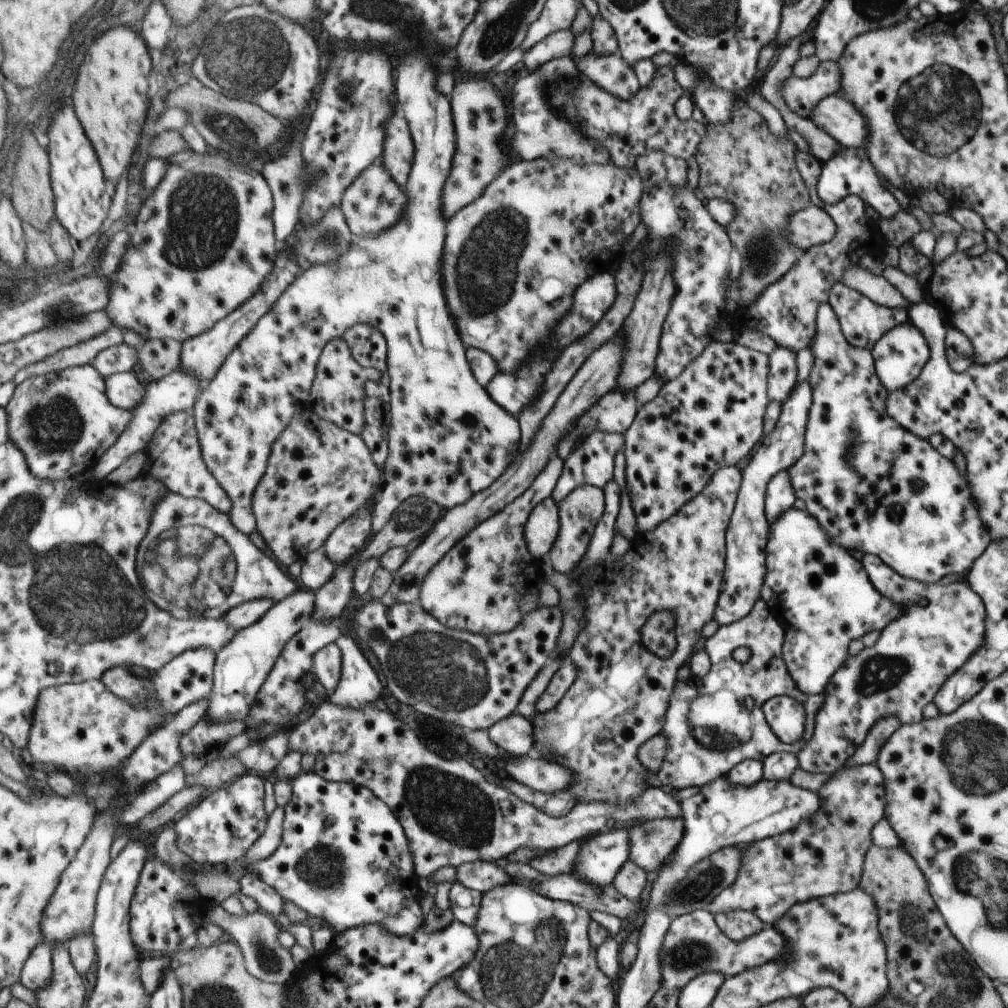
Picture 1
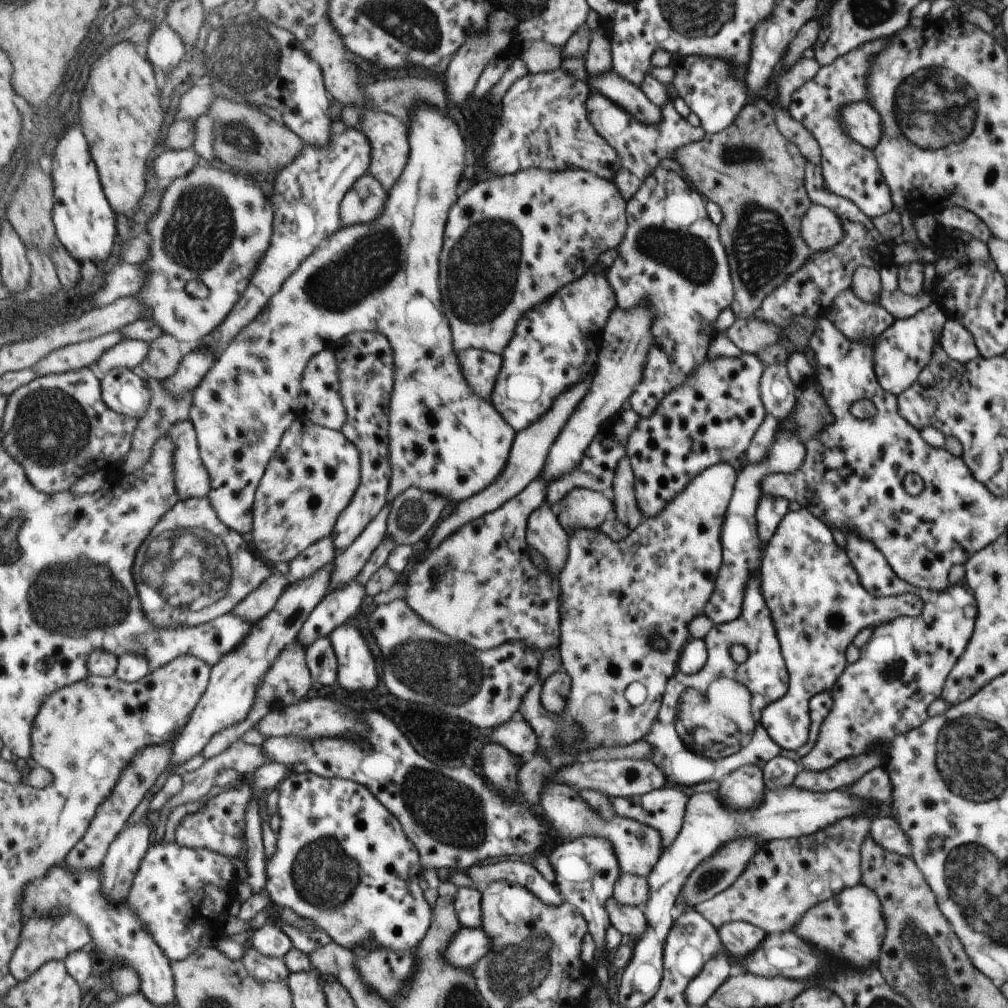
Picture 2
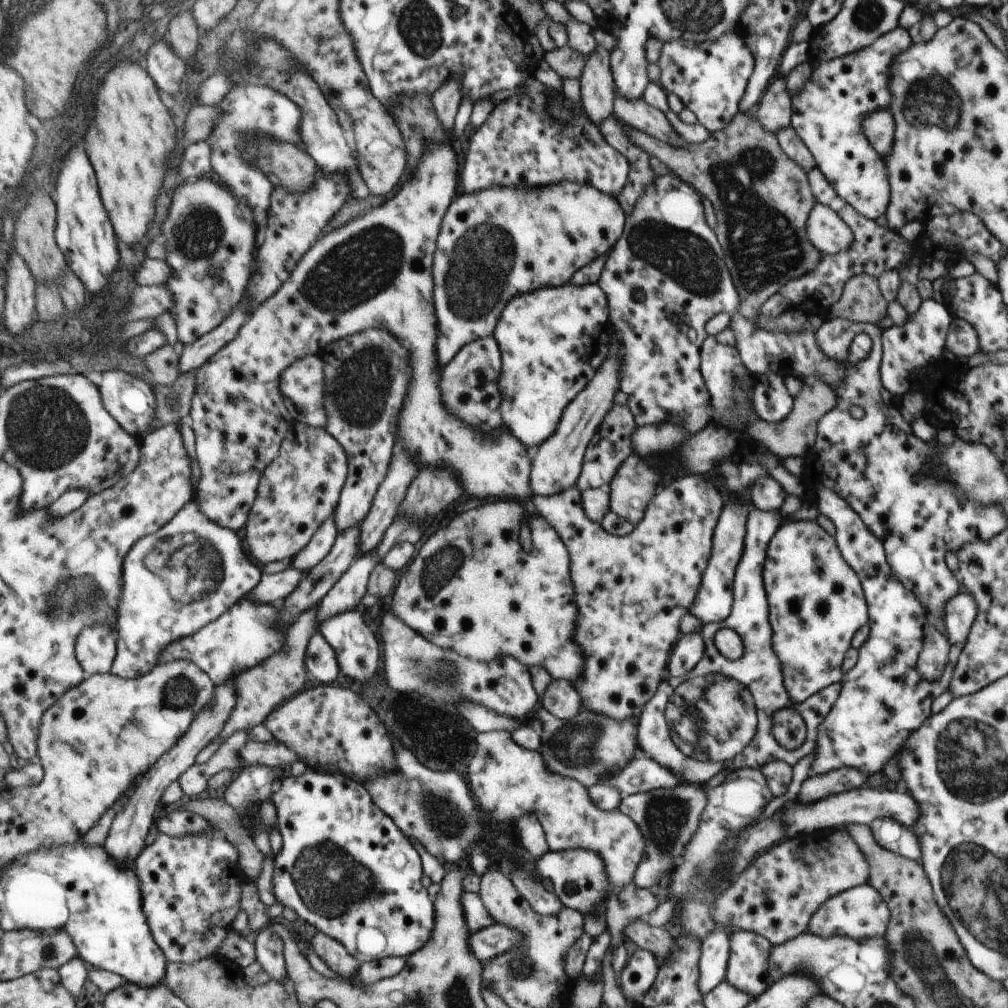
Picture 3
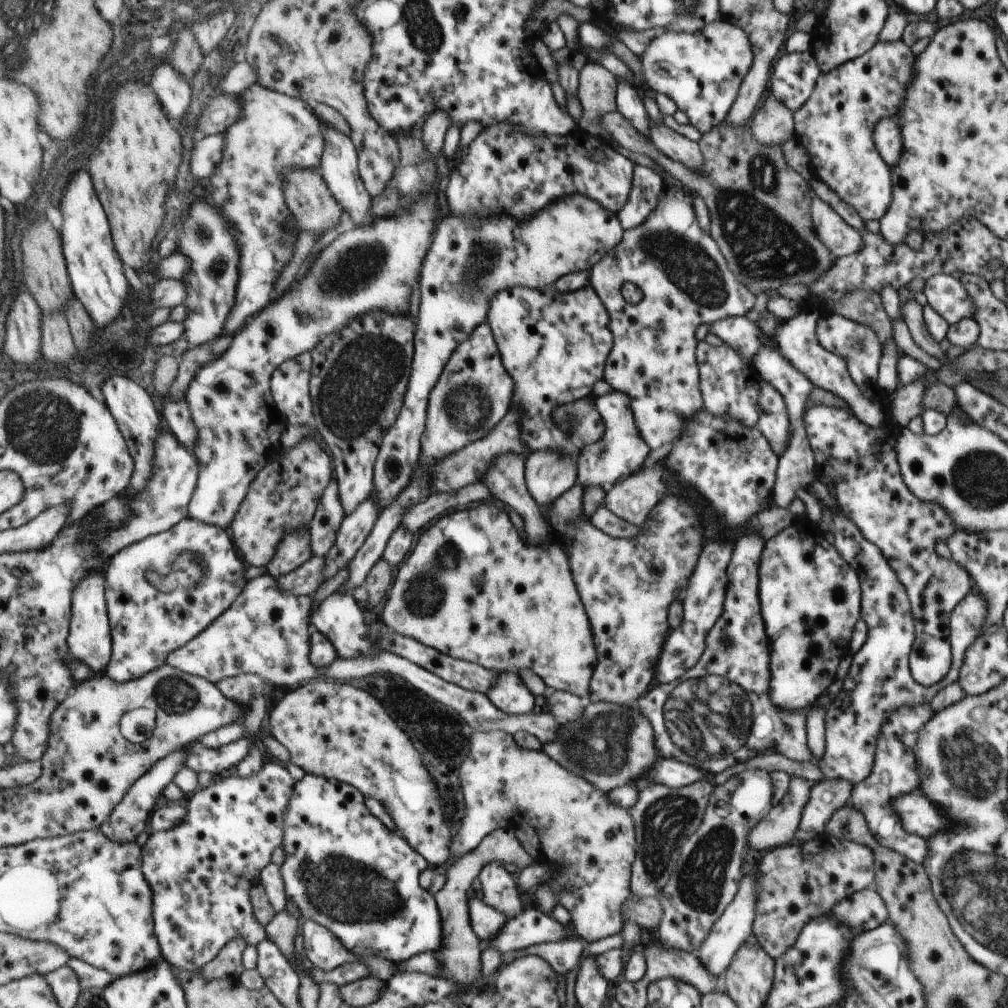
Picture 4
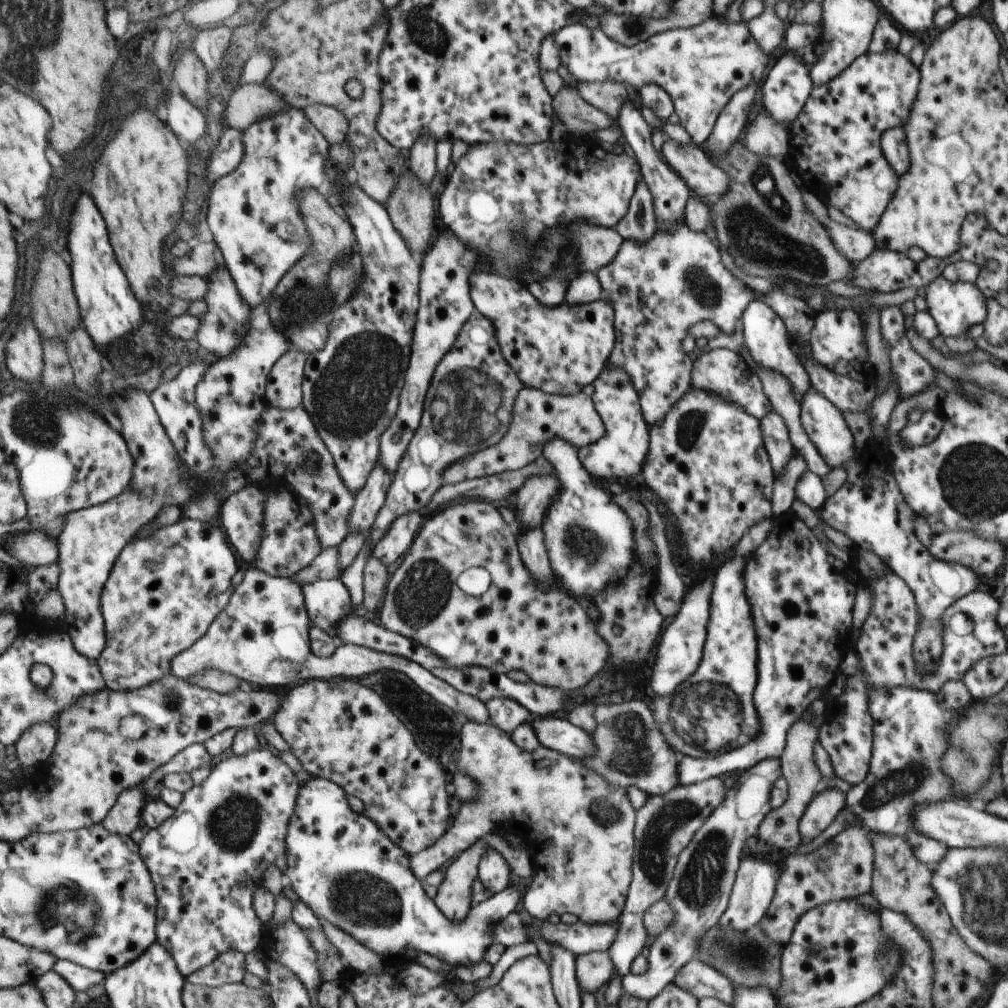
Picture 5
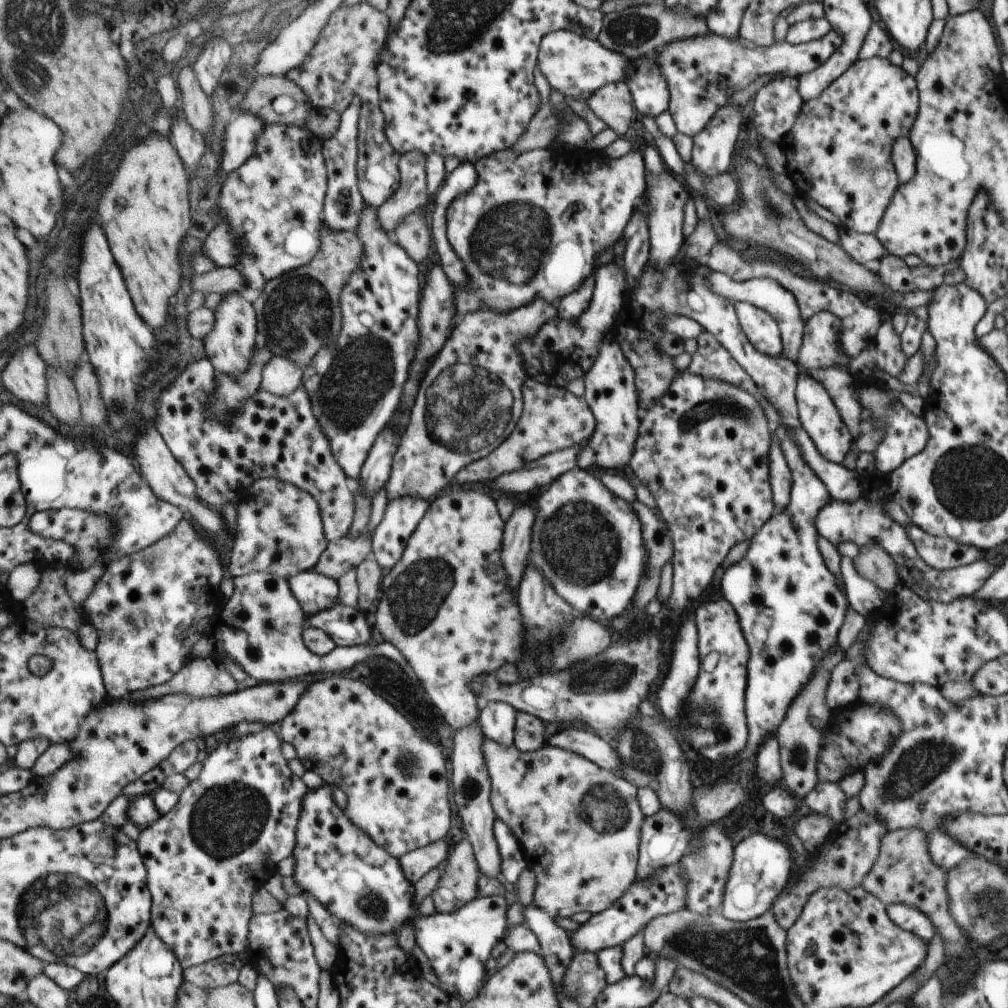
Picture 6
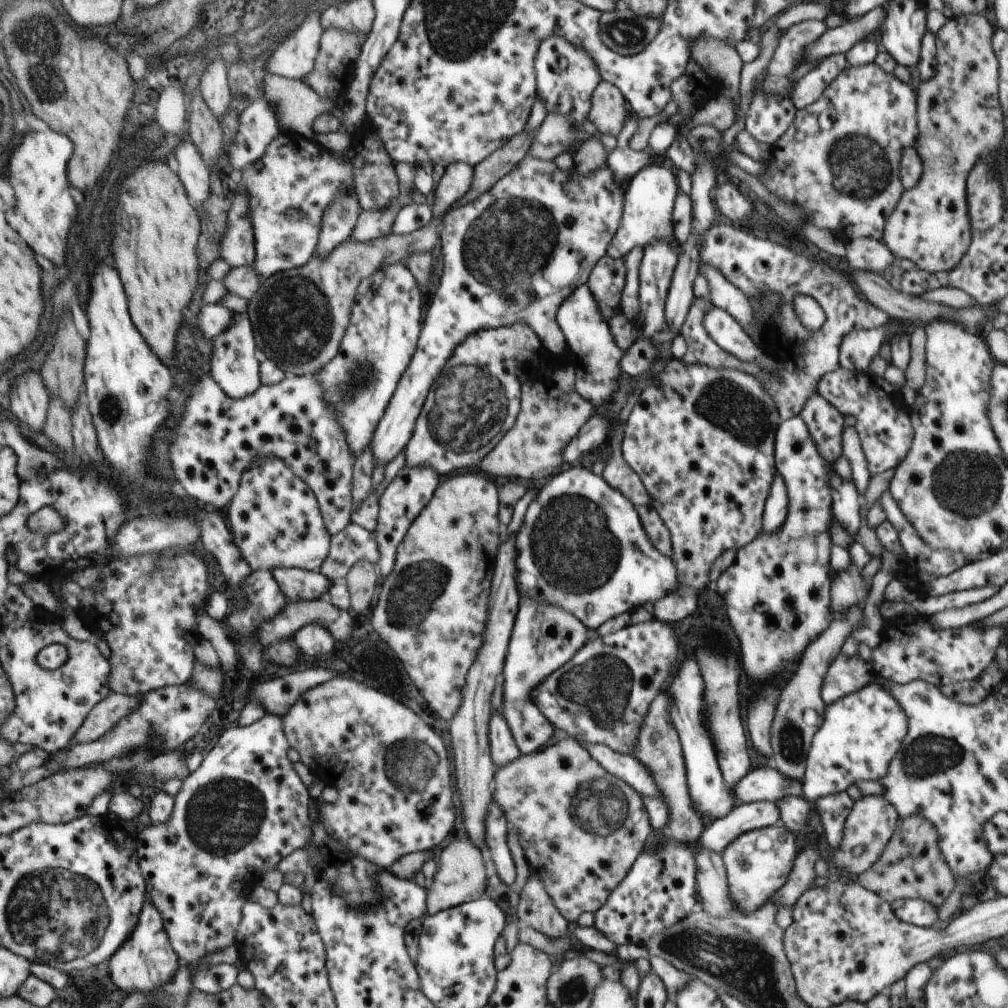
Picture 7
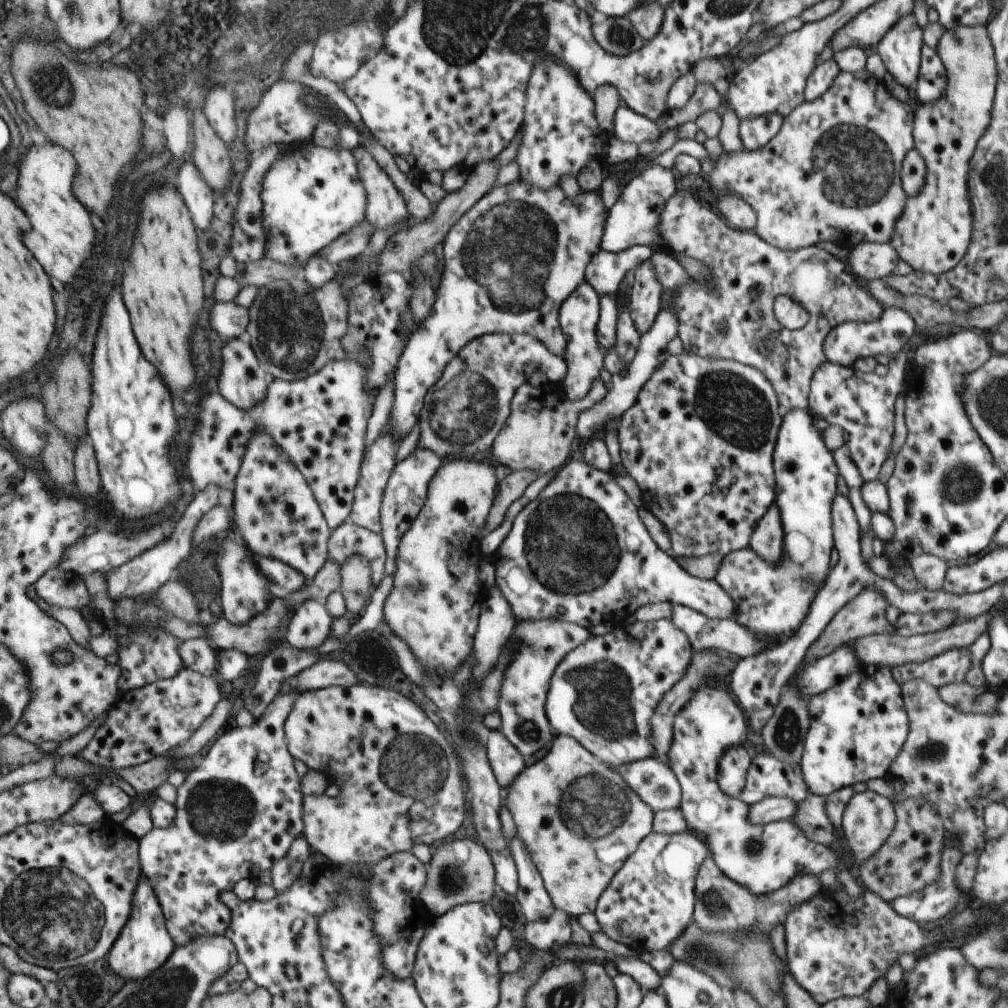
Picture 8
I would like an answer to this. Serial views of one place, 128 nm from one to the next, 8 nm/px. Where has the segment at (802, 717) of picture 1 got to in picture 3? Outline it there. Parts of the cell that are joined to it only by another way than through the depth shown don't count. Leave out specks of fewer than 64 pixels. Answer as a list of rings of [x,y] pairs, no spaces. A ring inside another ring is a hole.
[[[789,519],[769,543],[764,565],[765,590],[768,594],[769,618],[772,620],[773,650],[781,662],[784,686],[793,703],[802,703],[823,689],[840,683],[842,660],[850,640],[869,622],[868,602],[856,572],[844,561],[831,537],[816,521]],[[793,709],[778,711],[773,718],[773,736],[786,750],[799,748],[807,736],[805,723]]]

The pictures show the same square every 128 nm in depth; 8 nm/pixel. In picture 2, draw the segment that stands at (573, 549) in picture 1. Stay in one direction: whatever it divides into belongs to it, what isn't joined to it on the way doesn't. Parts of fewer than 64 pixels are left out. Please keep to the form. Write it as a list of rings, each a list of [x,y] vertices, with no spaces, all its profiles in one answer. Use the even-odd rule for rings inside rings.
[[[576,488],[571,490],[556,507],[556,515],[562,528],[570,536],[576,530],[588,528],[588,530],[598,529],[606,520],[608,512],[614,509],[610,494],[601,493],[592,489]]]

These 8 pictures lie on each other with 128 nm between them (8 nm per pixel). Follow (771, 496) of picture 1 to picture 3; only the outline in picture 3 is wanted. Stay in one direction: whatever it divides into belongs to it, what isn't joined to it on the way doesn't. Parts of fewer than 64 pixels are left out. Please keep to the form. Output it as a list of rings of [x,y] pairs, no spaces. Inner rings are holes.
[[[752,507],[748,515],[747,534],[744,554],[737,566],[733,581],[733,608],[724,621],[706,623],[701,628],[704,636],[705,651],[699,663],[688,674],[679,677],[666,678],[654,696],[644,706],[638,719],[637,742],[640,748],[650,754],[655,762],[667,767],[677,775],[682,776],[681,782],[705,786],[715,775],[726,769],[736,770],[745,767],[762,768],[776,759],[794,767],[801,758],[814,752],[819,725],[826,719],[830,710],[837,702],[842,686],[835,683],[814,694],[802,703],[793,703],[784,686],[784,672],[780,660],[773,650],[772,620],[769,618],[768,594],[765,590],[764,565],[768,554],[769,543],[784,520],[781,511],[763,512]],[[721,629],[731,629],[740,636],[743,654],[737,660],[727,660],[716,649],[714,638]],[[793,709],[805,723],[807,736],[802,746],[786,750],[773,736],[773,718],[778,711]]]

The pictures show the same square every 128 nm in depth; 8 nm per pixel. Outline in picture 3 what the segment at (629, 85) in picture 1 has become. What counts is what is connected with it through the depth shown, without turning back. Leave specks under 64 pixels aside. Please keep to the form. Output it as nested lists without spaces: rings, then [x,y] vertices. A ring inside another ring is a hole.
[[[617,94],[613,105],[613,113],[626,126],[640,130],[652,136],[659,142],[673,144],[674,147],[684,147],[687,144],[670,126],[664,110],[649,106],[643,99],[625,100]]]

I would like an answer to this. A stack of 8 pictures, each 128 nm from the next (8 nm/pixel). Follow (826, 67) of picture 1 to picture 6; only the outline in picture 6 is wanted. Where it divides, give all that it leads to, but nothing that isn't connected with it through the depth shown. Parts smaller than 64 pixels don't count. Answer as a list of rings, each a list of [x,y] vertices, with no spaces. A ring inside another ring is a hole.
[[[873,57],[865,60],[858,60],[854,66],[846,70],[842,77],[833,83],[821,95],[821,97],[806,102],[801,107],[800,113],[792,126],[792,129],[786,134],[779,148],[783,151],[787,159],[786,174],[794,181],[796,192],[799,195],[807,196],[808,199],[816,200],[818,204],[826,210],[829,210],[840,219],[840,227],[848,231],[857,231],[858,233],[874,233],[880,229],[882,218],[884,217],[887,207],[890,205],[896,190],[898,189],[898,176],[896,164],[892,162],[893,143],[901,137],[908,137],[914,122],[917,119],[917,114],[920,112],[920,90],[917,87],[917,80],[909,76],[900,66],[891,64],[888,59]]]

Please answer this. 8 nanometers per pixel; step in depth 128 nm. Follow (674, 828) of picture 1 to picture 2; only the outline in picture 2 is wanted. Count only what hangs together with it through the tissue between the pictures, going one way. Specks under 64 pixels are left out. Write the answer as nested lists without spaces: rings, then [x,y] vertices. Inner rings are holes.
[[[553,781],[546,783],[540,792],[540,799],[544,812],[546,812],[544,822],[548,825],[548,828],[556,832],[559,841],[572,841],[582,836],[602,836],[602,838],[606,838],[612,844],[614,854],[618,858],[620,875],[636,874],[647,877],[653,872],[654,866],[657,866],[663,852],[660,848],[662,838],[656,832],[656,828],[618,815],[614,817],[614,820],[607,821],[597,811],[592,810],[585,799],[580,798],[576,788],[563,783],[554,783]]]

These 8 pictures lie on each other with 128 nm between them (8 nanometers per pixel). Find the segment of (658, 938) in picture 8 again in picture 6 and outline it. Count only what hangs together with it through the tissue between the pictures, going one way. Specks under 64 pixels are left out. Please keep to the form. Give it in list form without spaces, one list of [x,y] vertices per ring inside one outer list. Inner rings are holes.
[[[680,860],[676,865],[656,870],[649,878],[635,880],[618,902],[614,902],[606,911],[593,915],[575,932],[567,933],[575,951],[598,953],[606,948],[625,945],[630,938],[643,934],[654,919],[687,907],[688,882]]]

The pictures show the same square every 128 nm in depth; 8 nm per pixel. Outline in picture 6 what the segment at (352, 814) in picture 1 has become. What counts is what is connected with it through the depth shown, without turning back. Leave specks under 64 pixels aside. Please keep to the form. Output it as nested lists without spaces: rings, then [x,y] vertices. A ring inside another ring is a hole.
[[[325,783],[318,789],[311,789],[310,793],[306,796],[305,799],[305,813],[302,814],[301,822],[298,828],[298,845],[297,850],[295,851],[295,858],[297,861],[297,870],[295,879],[298,884],[304,888],[304,894],[310,894],[315,897],[319,902],[325,905],[325,908],[334,916],[340,918],[344,923],[350,924],[350,926],[359,929],[362,933],[366,935],[378,935],[383,933],[398,933],[400,926],[403,922],[407,920],[414,921],[414,929],[416,935],[416,944],[422,949],[422,952],[428,958],[430,962],[430,967],[438,979],[438,987],[442,991],[445,991],[445,994],[451,999],[458,999],[461,1003],[470,1002],[474,998],[478,997],[478,994],[481,993],[481,990],[485,987],[484,978],[486,978],[486,962],[492,957],[492,950],[496,947],[496,944],[500,943],[500,940],[504,938],[504,932],[506,932],[506,902],[504,902],[504,897],[500,895],[493,895],[485,898],[476,898],[474,901],[468,902],[463,908],[456,910],[455,912],[450,913],[438,913],[435,912],[431,916],[419,917],[418,906],[414,902],[416,898],[415,888],[410,886],[410,882],[402,870],[400,860],[396,859],[394,856],[390,855],[388,851],[384,850],[382,847],[378,847],[372,839],[369,838],[368,832],[364,832],[352,819],[349,818],[349,815],[346,815],[345,810],[338,808],[338,804],[334,802],[334,786],[328,785]],[[412,910],[417,910],[416,915],[412,915]]]

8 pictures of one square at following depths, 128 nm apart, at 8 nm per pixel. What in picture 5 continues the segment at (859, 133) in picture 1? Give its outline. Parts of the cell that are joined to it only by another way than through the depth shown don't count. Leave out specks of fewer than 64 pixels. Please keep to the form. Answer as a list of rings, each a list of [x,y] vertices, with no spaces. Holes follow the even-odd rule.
[[[902,127],[888,130],[881,138],[881,148],[898,175],[908,172],[912,166],[912,156],[909,154],[908,136]]]

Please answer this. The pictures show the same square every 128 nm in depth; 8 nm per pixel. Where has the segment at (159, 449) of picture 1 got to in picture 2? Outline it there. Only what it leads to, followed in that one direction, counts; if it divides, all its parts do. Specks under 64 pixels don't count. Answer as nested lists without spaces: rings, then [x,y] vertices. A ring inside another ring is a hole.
[[[191,418],[180,420],[168,434],[176,444],[176,492],[180,492],[180,500],[209,497],[214,484],[201,455],[196,425]]]

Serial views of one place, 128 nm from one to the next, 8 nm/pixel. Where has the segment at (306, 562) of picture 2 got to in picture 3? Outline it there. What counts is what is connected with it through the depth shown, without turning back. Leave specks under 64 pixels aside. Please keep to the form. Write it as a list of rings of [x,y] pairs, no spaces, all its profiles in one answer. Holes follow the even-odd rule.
[[[334,514],[322,527],[318,530],[313,542],[294,559],[291,566],[304,570],[309,573],[316,569],[331,553],[334,546],[337,545],[341,531]]]

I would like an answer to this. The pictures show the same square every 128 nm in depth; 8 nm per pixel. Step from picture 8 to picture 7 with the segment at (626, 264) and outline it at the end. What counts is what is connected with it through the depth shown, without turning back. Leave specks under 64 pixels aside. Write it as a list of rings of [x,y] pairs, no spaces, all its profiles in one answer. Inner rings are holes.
[[[606,255],[593,270],[587,286],[600,308],[602,320],[606,323],[621,311],[621,294],[626,278],[626,264],[622,258],[614,260]]]

